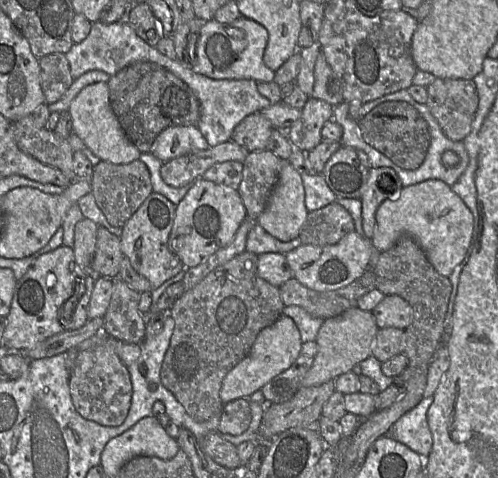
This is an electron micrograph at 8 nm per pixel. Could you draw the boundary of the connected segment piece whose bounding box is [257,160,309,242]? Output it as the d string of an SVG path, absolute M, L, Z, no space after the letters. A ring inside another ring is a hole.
M282 161L278 181L257 224L274 238L289 242L298 238L308 213L302 176L288 161Z

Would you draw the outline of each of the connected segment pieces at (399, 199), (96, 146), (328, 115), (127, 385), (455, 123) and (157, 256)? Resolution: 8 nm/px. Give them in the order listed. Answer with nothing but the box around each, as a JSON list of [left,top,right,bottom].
[[370,179,473,278],[67,82,141,164],[286,98,333,152],[69,337,132,426],[426,78,479,141],[121,192,186,290]]

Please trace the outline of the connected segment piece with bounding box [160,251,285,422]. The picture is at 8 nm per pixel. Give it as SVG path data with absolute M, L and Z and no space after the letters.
M244 251L186 291L168 312L175 326L161 366L161 383L196 422L204 422L221 414L224 404L219 393L224 377L249 354L259 332L282 315L285 305L279 287L262 279L258 275L257 265L258 255Z

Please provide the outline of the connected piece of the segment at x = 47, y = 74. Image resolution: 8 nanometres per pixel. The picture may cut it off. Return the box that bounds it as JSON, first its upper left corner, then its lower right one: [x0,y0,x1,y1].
[39,53,74,103]

